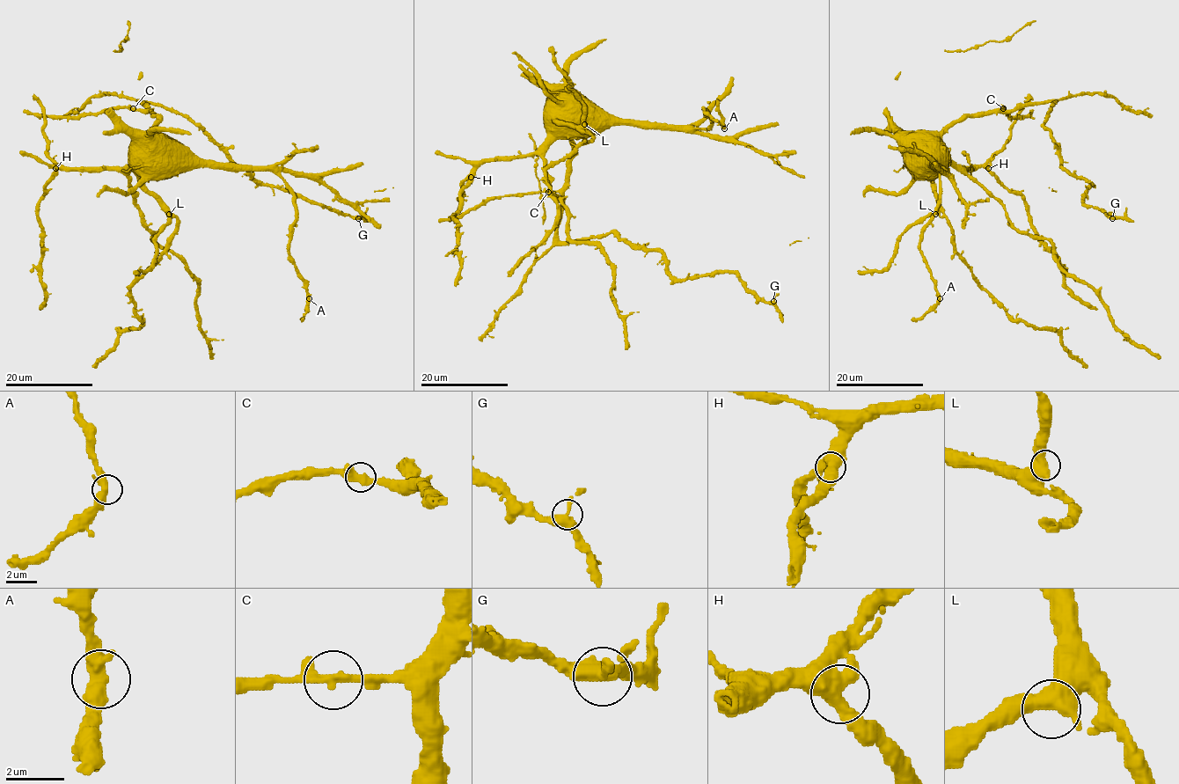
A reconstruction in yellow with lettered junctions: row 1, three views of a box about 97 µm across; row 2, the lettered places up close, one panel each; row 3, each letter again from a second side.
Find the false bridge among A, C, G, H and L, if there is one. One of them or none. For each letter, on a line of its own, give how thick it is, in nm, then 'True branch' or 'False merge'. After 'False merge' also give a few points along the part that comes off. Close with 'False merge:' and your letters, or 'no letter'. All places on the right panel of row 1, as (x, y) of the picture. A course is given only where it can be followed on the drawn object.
A: Thickness 360 nm. True branch
C: Thickness 340 nm. True branch
G: Thickness 340 nm. True branch
H: Thickness 400 nm. True branch
L: Thickness 380 nm. True branch
False merge: no letter

